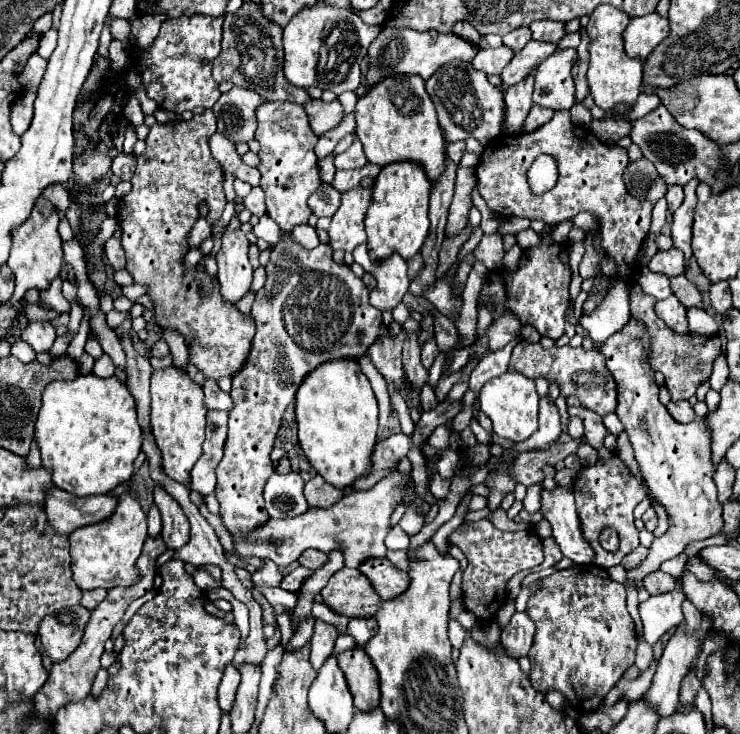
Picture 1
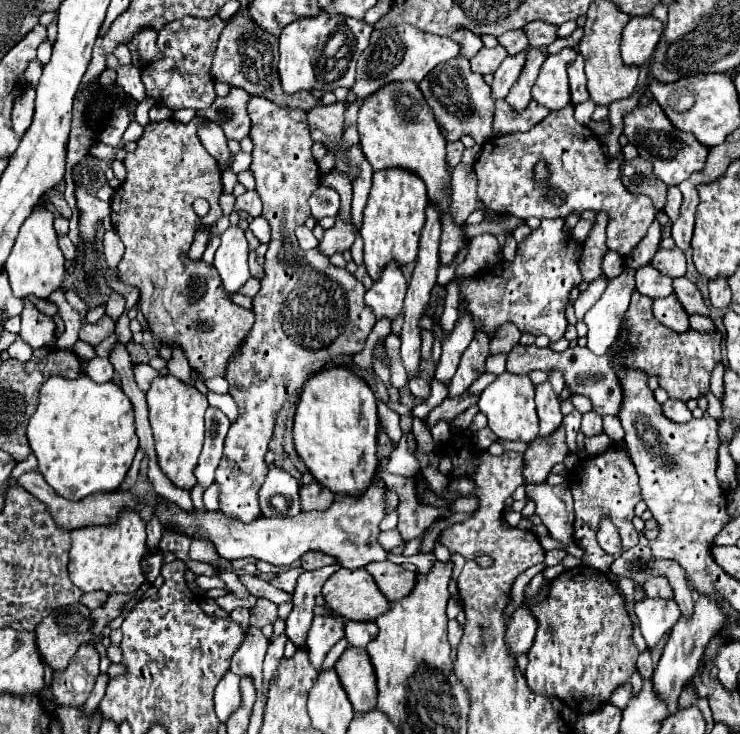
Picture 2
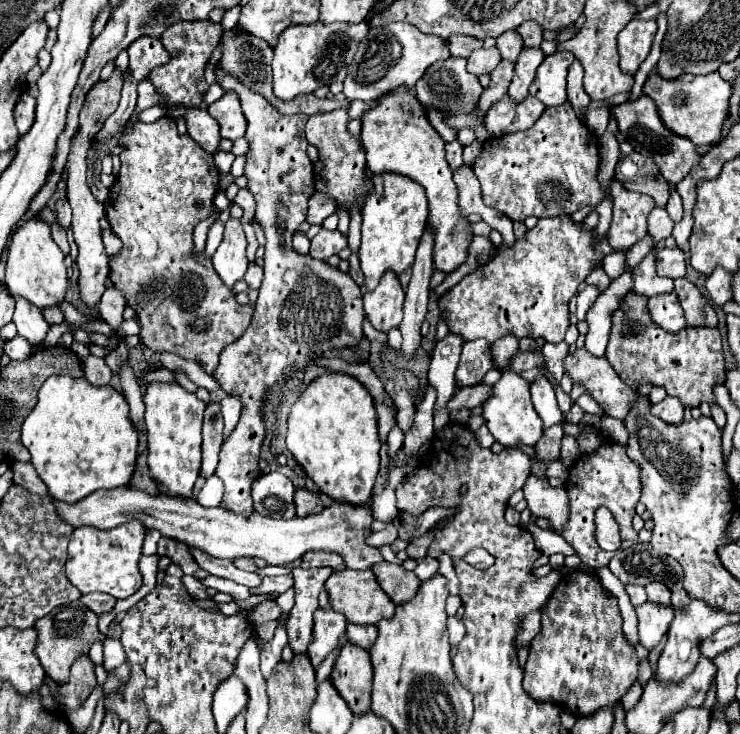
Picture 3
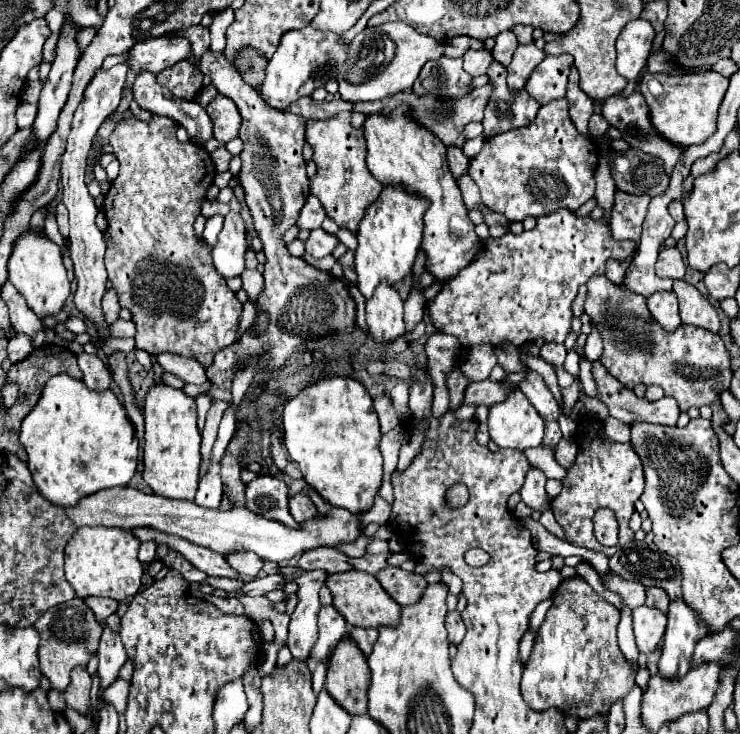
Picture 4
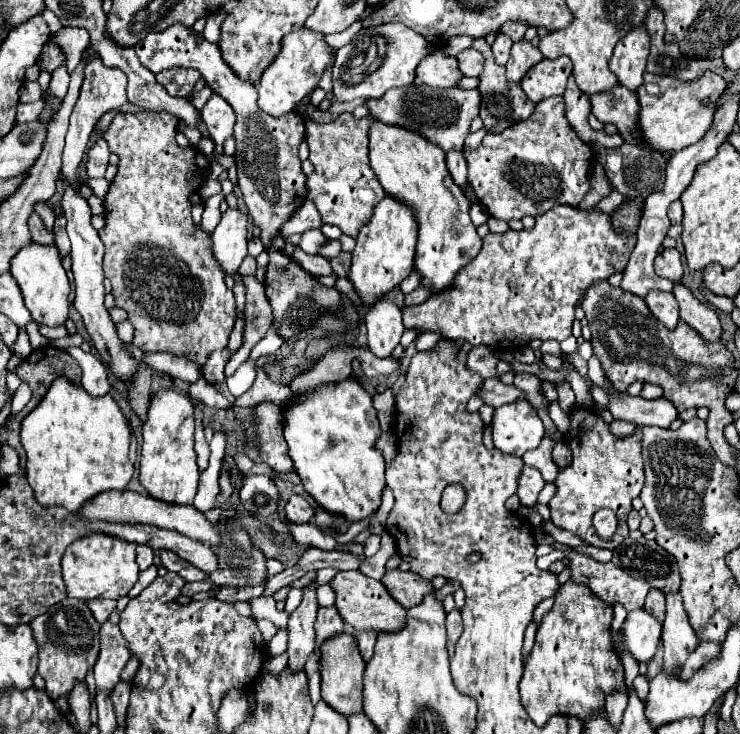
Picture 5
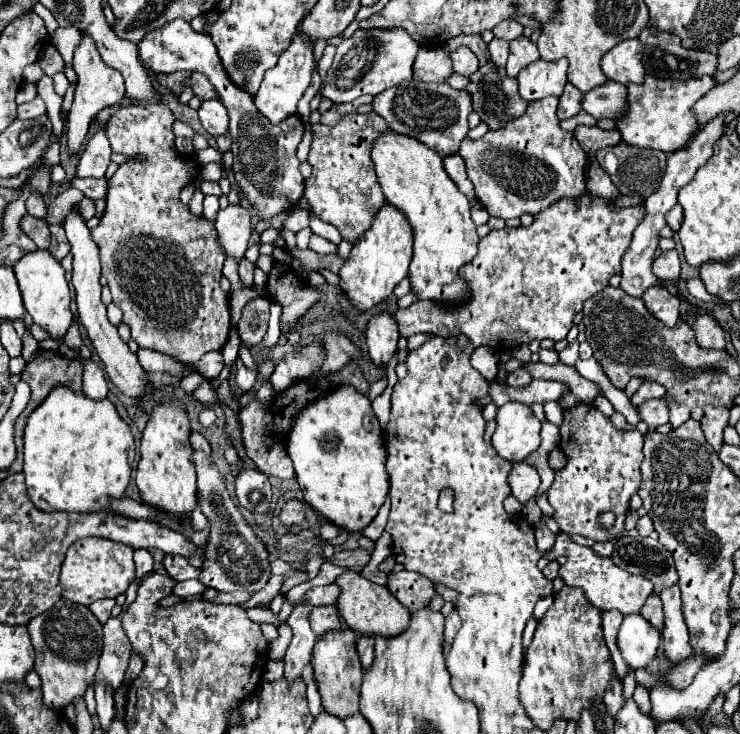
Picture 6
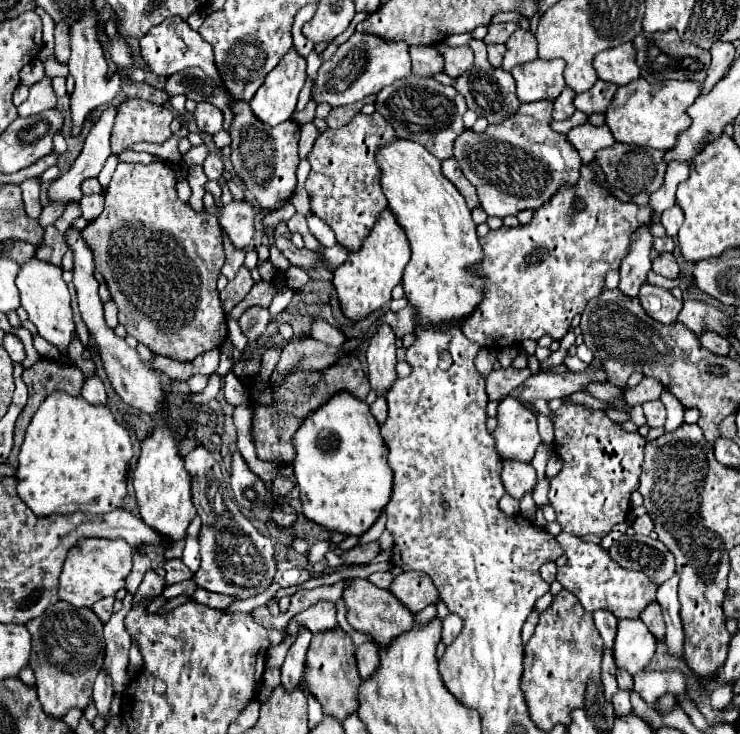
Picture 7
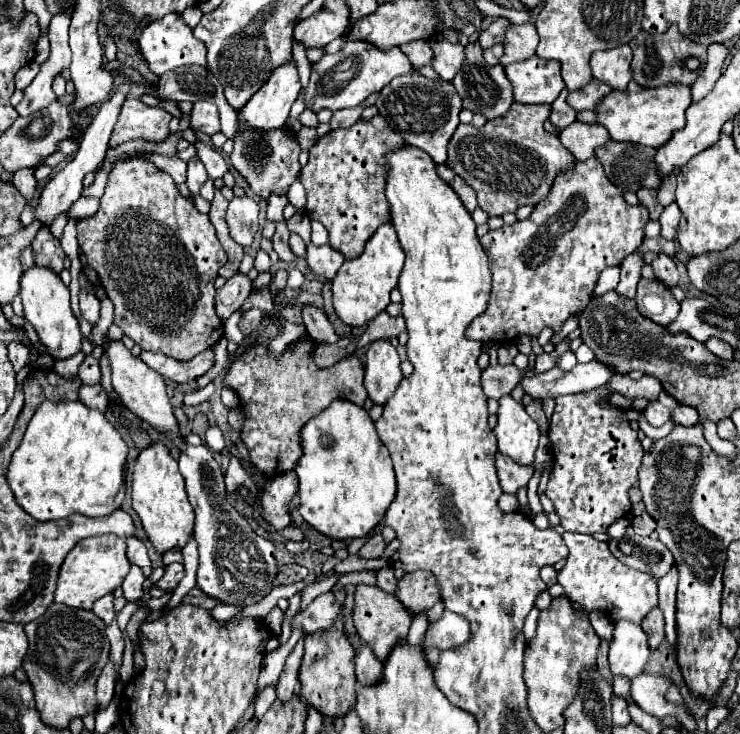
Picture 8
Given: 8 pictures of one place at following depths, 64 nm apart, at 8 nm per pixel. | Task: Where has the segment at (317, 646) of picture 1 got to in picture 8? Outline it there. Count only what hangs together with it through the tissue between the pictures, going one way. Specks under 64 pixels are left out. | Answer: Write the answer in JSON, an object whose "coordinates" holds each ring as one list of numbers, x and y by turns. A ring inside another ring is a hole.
{"coordinates":[[332,592,320,594,318,598,314,598,310,602,310,606,306,610,302,610,300,614,296,614,292,618,292,628,302,628,304,634,332,628,338,612,340,612,340,606,338,606,334,594]]}

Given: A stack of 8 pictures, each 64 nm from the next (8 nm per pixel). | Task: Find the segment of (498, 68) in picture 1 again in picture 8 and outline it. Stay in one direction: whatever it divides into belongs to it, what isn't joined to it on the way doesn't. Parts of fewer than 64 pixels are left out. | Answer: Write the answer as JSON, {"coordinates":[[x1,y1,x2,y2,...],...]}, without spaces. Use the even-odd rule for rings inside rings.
{"coordinates":[[436,36,436,40,430,42,436,62,434,62,434,70,440,74,442,80,452,80,452,76,456,76,466,60,466,48,462,44,450,44,446,38]]}

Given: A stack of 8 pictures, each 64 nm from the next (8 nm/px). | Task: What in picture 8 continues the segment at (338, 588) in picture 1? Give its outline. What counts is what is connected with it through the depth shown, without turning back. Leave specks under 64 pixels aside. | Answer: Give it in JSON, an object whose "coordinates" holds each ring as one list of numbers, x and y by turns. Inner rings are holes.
{"coordinates":[[358,584,354,592,354,608,352,608,352,620,356,626,356,632,360,634,362,642,374,650,374,654,384,660,388,652,408,636,408,628,412,622,412,614,400,604,400,600,394,594,388,594,380,590,378,586]]}

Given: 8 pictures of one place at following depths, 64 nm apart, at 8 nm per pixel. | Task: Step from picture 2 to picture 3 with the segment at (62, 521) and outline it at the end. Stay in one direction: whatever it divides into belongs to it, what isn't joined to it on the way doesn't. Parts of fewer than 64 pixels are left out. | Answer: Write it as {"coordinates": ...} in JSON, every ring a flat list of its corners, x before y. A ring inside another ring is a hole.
{"coordinates":[[14,462,12,468,14,468,14,482,28,488,30,492,36,492,42,498,48,498,56,506,58,516,64,522,68,522,72,528,94,526,94,528,108,530,132,518,138,518,142,524,146,524,146,528,156,528,164,536,184,540,186,544,200,548,214,558,236,560,236,558,258,556,274,566,288,566,294,560,302,558,302,554,306,554,308,550,324,550,324,552,340,554,344,558,346,568,354,568,354,570,368,570,372,564,378,564,384,560,378,548,372,548,366,544,366,538,372,534,370,526,374,522,372,508,370,508,372,498,370,502,358,504,358,506,348,504,348,502,334,502,320,514,308,514,302,518,294,516,292,520,268,518,268,516,260,516,258,512,254,512,250,518,244,518,220,506,204,508,192,498,180,500,172,496,150,496,130,486,116,488,116,490,100,490,100,492,94,492,92,496,86,496,84,500,76,504,64,504,60,500,54,500,48,494,48,488,38,478,32,464]]}

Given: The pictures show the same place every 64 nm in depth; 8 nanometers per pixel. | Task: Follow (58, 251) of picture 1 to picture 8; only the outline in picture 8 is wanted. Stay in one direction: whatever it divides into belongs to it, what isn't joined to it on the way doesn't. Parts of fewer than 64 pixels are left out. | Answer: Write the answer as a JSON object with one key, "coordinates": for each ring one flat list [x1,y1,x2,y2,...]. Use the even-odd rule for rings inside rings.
{"coordinates":[[32,266,22,272,20,278,20,298,24,304,24,318,34,326,40,336,40,342,48,348,54,358,70,358,82,348,82,334,78,328,78,320,70,308,70,290,64,286,60,276,44,266]]}

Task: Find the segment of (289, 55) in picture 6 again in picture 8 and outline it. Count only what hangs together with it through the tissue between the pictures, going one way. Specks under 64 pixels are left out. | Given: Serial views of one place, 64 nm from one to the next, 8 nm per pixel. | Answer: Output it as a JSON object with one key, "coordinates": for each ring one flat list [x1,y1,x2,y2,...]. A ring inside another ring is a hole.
{"coordinates":[[284,62,240,110,240,122,244,124,244,128,258,130,272,130,284,126,300,88,302,86,296,62]]}

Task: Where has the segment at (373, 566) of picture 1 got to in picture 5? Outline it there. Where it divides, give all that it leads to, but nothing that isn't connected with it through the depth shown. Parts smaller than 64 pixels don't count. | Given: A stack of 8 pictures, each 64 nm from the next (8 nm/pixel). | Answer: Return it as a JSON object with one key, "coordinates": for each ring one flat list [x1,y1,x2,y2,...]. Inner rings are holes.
{"coordinates":[[398,568,388,570,382,576,382,584,390,592,390,596,400,602,404,608,412,608,422,602,422,598,432,592,432,584,414,572,402,572]]}

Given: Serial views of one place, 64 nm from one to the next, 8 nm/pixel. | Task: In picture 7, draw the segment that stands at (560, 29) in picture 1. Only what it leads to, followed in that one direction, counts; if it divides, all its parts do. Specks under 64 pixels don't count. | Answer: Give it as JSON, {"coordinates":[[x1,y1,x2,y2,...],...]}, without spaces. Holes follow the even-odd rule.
{"coordinates":[[518,22,492,24,492,26,488,26,488,34,486,34,484,42,486,42,486,44,492,44,492,42,506,42,518,28,520,28]]}

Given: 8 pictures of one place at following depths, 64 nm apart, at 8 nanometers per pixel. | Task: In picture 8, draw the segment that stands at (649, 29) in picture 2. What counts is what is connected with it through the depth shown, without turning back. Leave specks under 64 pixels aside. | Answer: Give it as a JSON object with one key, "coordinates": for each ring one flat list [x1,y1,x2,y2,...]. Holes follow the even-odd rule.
{"coordinates":[[628,44,594,52,590,58,590,68,596,80,612,86,614,90,624,90,632,80,632,50]]}

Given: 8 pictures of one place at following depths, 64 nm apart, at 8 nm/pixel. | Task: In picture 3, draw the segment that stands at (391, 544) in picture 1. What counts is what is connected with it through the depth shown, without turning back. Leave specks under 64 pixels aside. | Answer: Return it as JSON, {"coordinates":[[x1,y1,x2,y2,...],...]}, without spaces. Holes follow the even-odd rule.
{"coordinates":[[388,524,384,530,370,534,370,538,366,540,370,546,390,546,394,540,398,538,398,532,392,524]]}

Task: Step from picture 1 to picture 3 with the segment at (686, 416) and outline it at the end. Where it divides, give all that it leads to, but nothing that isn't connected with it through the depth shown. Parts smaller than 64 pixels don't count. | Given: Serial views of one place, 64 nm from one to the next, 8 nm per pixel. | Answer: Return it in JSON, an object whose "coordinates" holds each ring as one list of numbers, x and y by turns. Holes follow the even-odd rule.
{"coordinates":[[666,396,662,402,652,406,652,414,664,418,664,422,668,424,680,424,684,422,684,406,680,404,680,400]]}

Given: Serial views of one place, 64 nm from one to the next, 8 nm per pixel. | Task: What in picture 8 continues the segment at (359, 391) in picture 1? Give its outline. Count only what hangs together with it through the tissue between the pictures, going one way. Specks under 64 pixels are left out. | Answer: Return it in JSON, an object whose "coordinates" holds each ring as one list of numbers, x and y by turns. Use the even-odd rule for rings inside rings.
{"coordinates":[[338,398,302,428,300,442,302,456,294,472,300,480,302,518,318,532,336,540,368,536,382,522,396,494,394,468,388,448,376,434,374,420,362,406]]}

